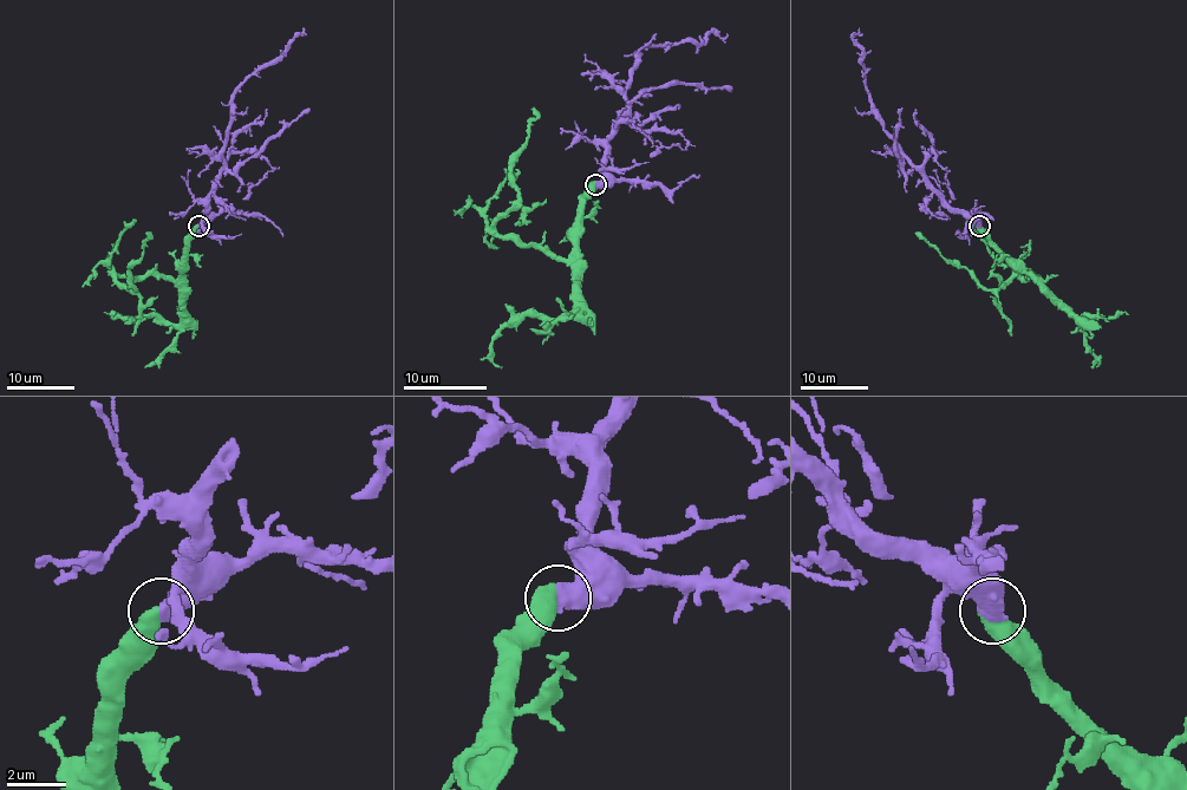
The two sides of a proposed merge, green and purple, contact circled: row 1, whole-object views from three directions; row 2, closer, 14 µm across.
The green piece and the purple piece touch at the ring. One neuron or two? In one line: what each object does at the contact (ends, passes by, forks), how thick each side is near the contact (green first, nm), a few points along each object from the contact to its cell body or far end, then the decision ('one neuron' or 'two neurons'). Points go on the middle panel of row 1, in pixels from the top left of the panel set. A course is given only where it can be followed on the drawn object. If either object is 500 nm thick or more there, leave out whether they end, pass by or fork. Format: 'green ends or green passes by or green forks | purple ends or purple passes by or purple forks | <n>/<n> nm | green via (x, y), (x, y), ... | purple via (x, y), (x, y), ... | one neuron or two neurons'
600/650 nm | green via (594, 184), (567, 259), (519, 247), (496, 230), (513, 207), (510, 170), (536, 116), (532, 108) | purple via (597, 184), (638, 53), (728, 32) | one neuron

